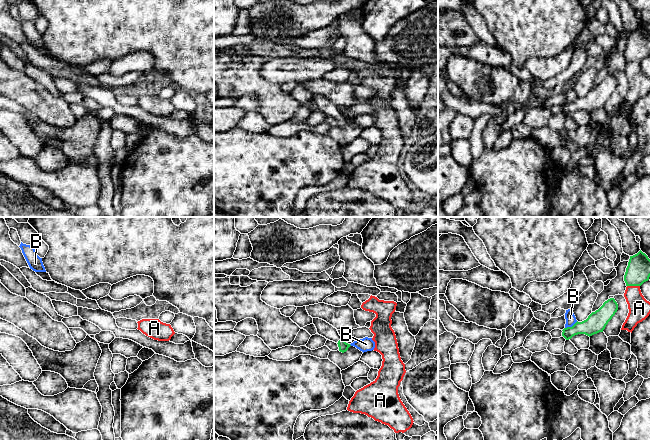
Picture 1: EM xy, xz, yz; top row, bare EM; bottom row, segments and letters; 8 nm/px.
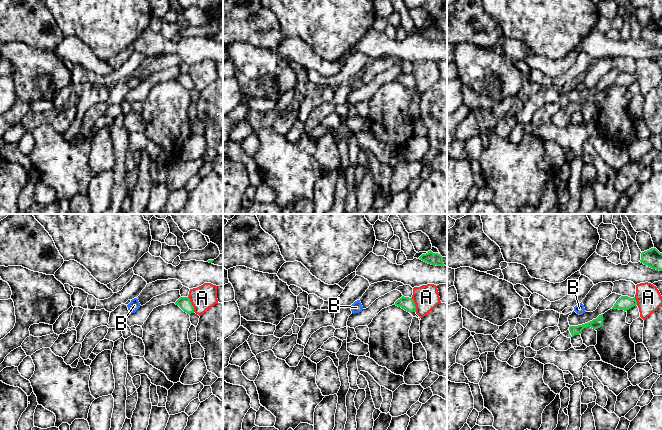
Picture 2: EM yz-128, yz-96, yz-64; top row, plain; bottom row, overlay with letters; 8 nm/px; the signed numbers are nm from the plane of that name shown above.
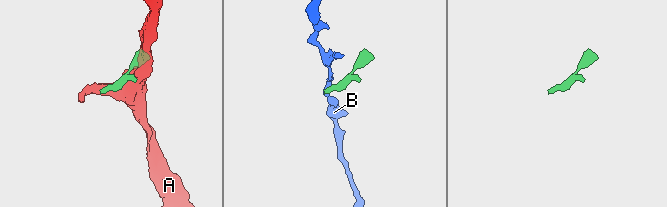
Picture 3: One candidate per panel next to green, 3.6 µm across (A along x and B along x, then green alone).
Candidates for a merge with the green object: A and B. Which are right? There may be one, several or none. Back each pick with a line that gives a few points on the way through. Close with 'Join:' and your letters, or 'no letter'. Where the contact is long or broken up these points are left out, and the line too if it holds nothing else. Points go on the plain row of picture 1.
Join: no letter

